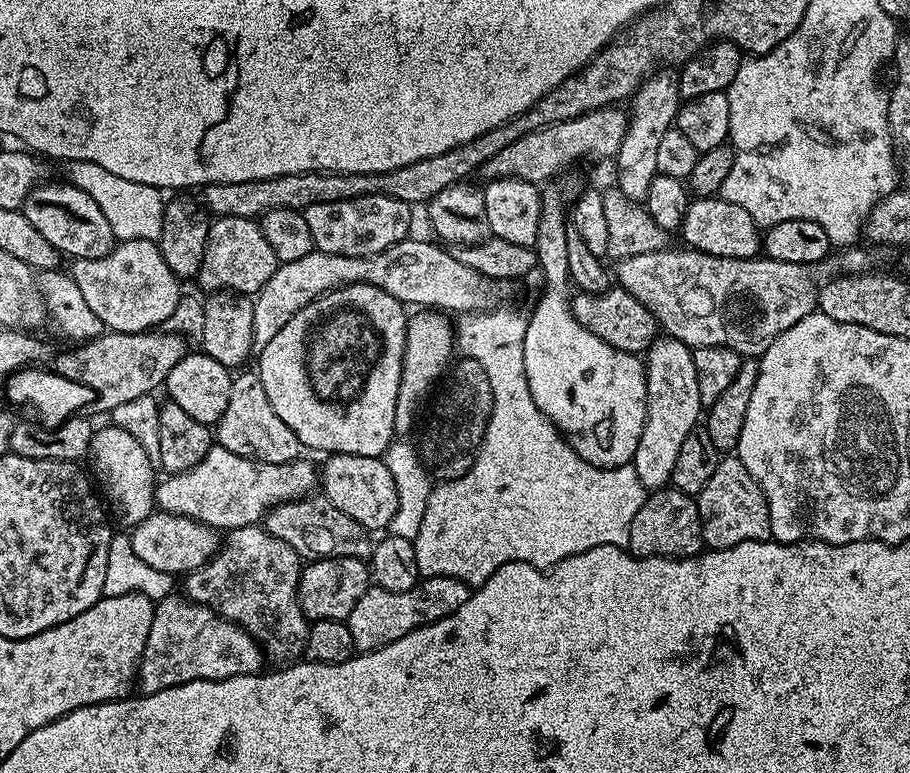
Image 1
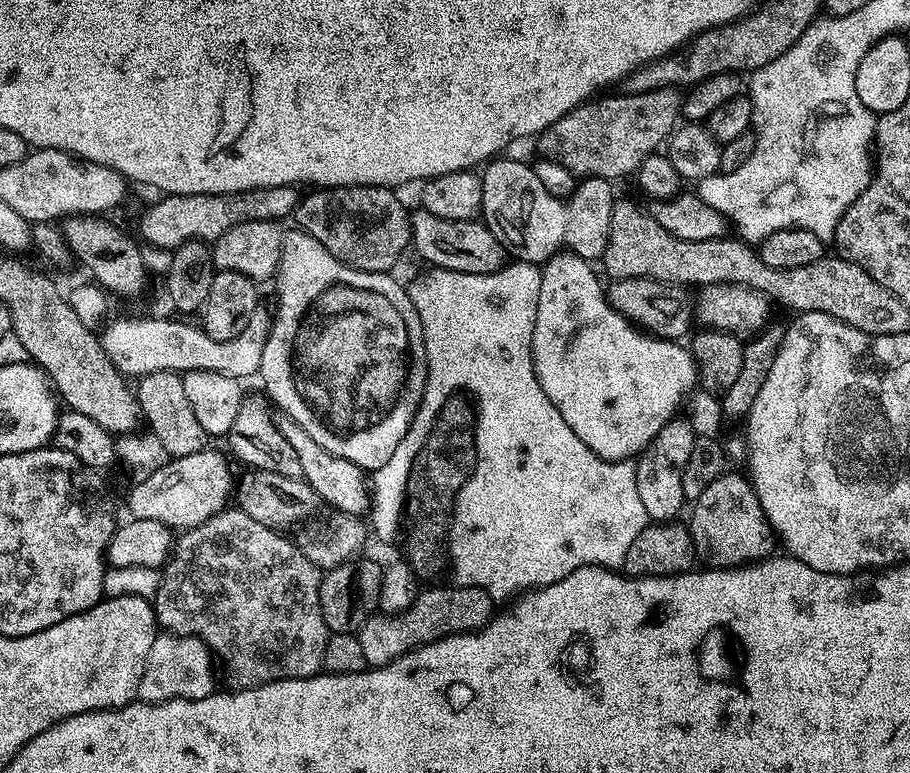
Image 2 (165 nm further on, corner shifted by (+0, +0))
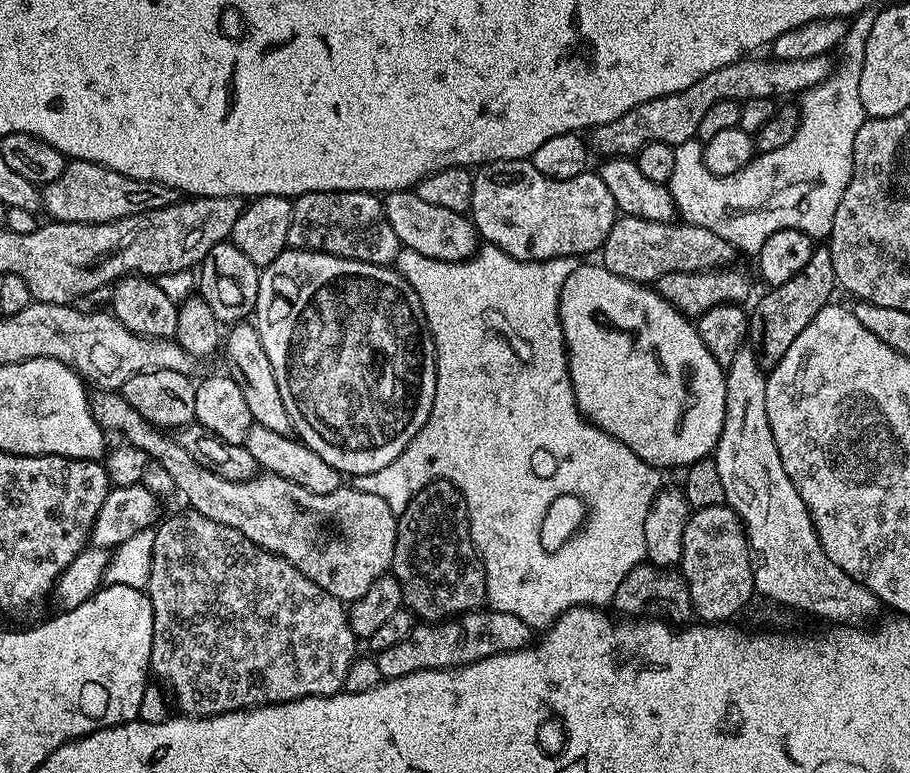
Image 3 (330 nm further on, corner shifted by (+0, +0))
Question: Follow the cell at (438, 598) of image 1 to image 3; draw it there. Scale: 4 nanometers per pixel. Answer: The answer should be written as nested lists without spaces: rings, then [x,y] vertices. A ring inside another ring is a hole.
[[[473,610],[443,622],[420,622],[402,642],[382,650],[375,662],[384,678],[393,680],[418,670],[458,668],[476,660],[513,652],[525,647],[533,639],[533,629],[522,618],[495,610]],[[532,636],[532,637],[531,637]],[[530,639],[530,640],[528,640]]]

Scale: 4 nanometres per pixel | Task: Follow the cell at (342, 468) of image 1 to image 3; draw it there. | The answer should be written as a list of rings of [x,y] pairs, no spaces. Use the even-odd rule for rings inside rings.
[[[237,322],[227,329],[226,349],[228,360],[232,363],[230,375],[240,383],[242,394],[246,394],[246,402],[252,411],[252,419],[257,424],[266,426],[266,430],[274,430],[274,434],[289,435],[293,431],[290,410],[286,410],[286,402],[282,400],[278,378],[275,377],[274,366],[267,357],[266,346],[260,337],[255,323]]]

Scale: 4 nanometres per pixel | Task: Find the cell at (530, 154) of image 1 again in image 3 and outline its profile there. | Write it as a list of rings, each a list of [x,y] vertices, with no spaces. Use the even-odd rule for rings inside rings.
[[[745,58],[736,64],[724,66],[706,74],[694,86],[686,86],[686,90],[675,92],[662,98],[654,98],[650,102],[642,102],[634,110],[630,110],[609,124],[600,124],[591,129],[590,148],[600,158],[615,158],[618,156],[635,157],[650,142],[666,142],[673,146],[681,146],[687,140],[696,140],[698,122],[706,118],[706,112],[718,102],[734,100],[772,100],[776,96],[784,96],[787,92],[803,93],[825,79],[824,60],[800,60],[792,63],[781,62],[776,58],[756,60],[760,58]]]

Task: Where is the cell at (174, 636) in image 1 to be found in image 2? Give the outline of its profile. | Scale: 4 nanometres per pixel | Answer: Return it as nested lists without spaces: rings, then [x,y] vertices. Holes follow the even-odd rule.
[[[158,634],[154,638],[154,646],[150,646],[150,654],[146,654],[146,666],[142,670],[142,682],[138,682],[136,700],[142,704],[165,704],[171,700],[197,700],[211,696],[214,691],[212,664],[214,668],[212,653],[196,636]]]

